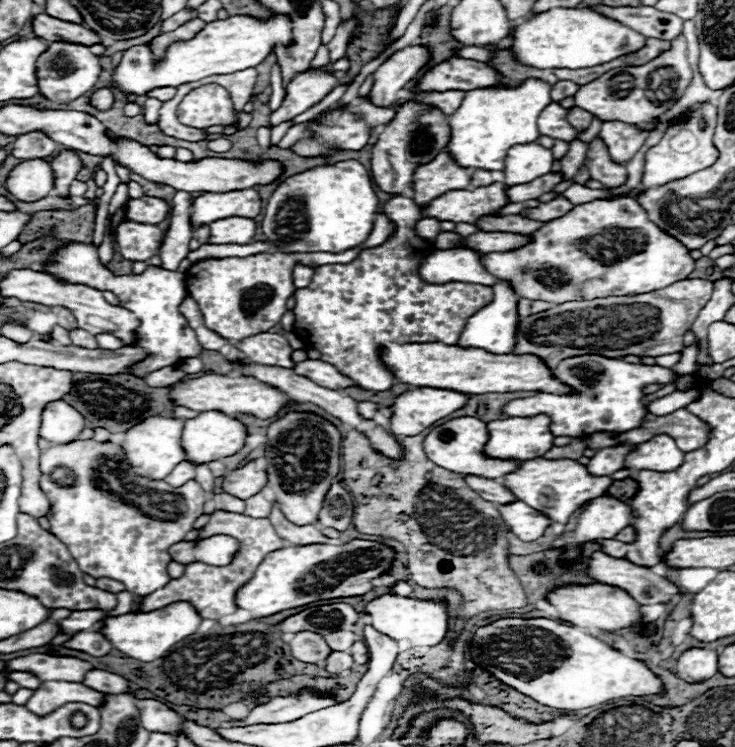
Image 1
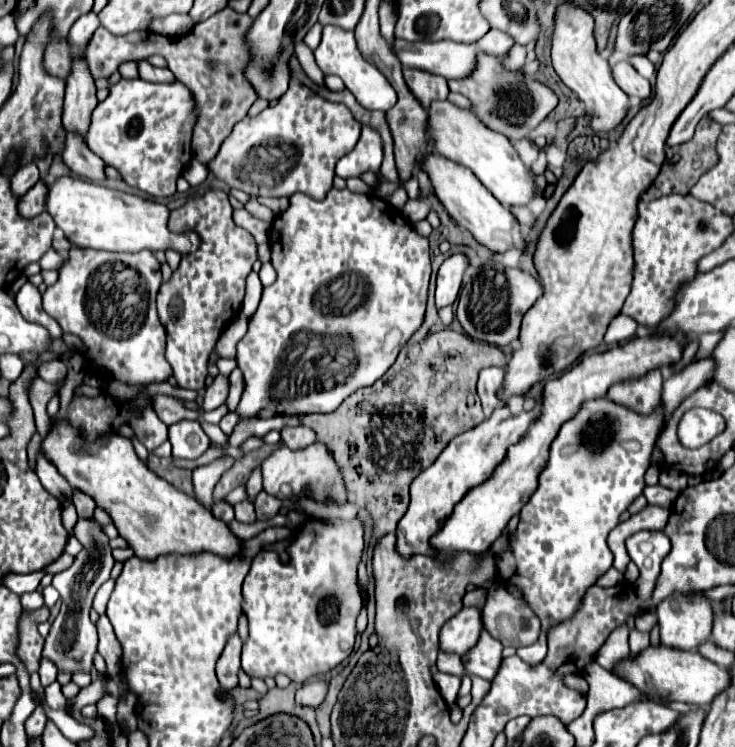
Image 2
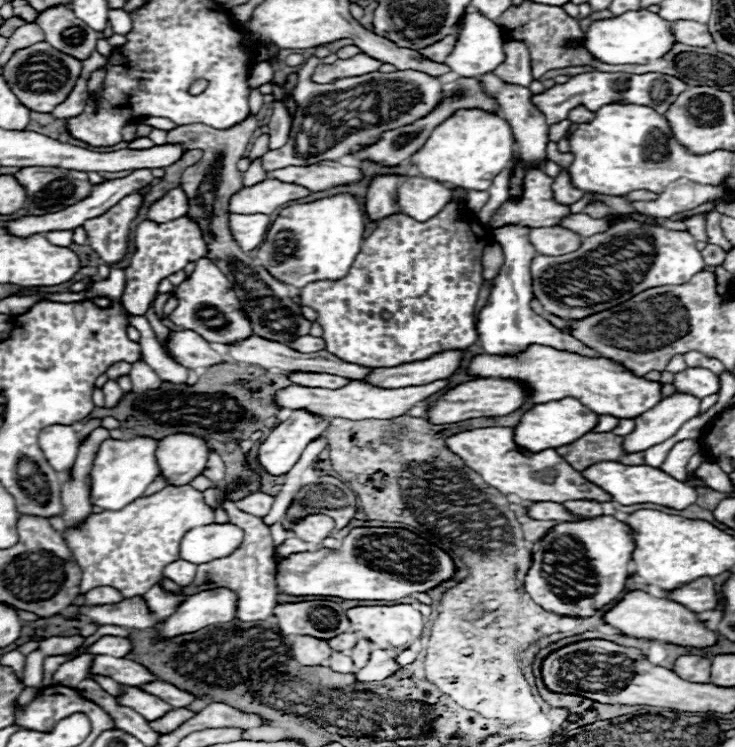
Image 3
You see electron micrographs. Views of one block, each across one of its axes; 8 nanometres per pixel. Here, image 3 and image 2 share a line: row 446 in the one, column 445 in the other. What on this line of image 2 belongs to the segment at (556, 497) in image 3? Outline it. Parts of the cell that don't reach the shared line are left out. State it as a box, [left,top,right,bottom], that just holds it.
[396,406,538,560]

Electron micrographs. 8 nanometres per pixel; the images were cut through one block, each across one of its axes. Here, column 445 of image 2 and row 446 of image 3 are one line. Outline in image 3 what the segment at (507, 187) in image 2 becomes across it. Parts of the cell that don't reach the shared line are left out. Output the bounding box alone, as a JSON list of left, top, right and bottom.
[90,436,160,510]

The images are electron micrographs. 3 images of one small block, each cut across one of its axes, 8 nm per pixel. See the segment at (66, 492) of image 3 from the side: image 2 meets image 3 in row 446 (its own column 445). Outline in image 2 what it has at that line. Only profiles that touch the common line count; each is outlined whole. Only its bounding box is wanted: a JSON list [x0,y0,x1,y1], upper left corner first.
[404,68,448,108]

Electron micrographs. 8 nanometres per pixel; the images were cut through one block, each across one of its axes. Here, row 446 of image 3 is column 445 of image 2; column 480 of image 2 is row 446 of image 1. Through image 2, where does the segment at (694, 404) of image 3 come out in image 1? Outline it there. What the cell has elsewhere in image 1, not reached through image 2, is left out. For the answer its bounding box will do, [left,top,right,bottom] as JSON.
[586,444,632,476]

